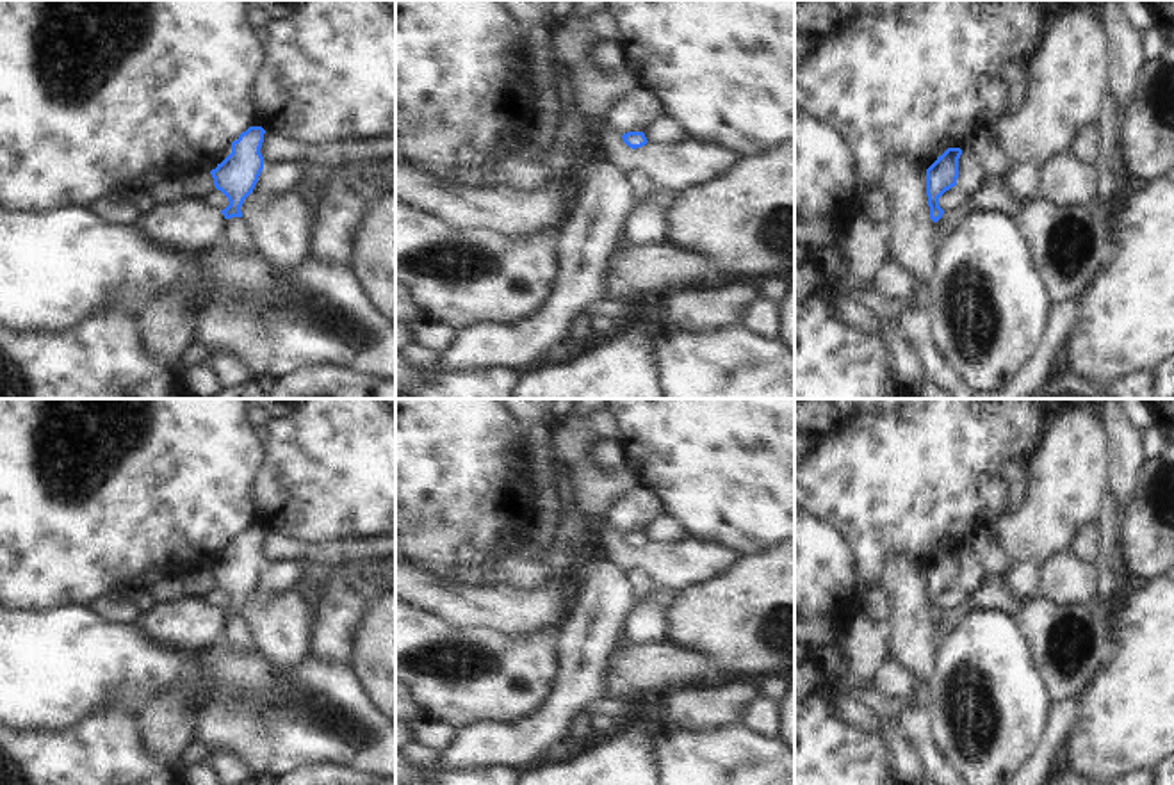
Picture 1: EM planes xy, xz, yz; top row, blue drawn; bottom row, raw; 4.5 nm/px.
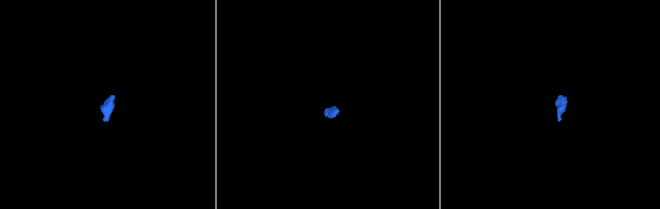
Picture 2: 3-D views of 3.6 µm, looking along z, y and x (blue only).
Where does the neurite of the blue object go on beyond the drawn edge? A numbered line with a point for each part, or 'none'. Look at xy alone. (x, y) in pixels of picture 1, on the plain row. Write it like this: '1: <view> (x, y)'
1: xy (189, 623)

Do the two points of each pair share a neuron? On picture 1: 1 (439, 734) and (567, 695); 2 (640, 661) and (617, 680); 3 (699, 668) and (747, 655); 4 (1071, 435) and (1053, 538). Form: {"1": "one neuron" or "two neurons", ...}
{"1": "two neurons", "2": "one neuron", "3": "two neurons", "4": "one neuron"}

